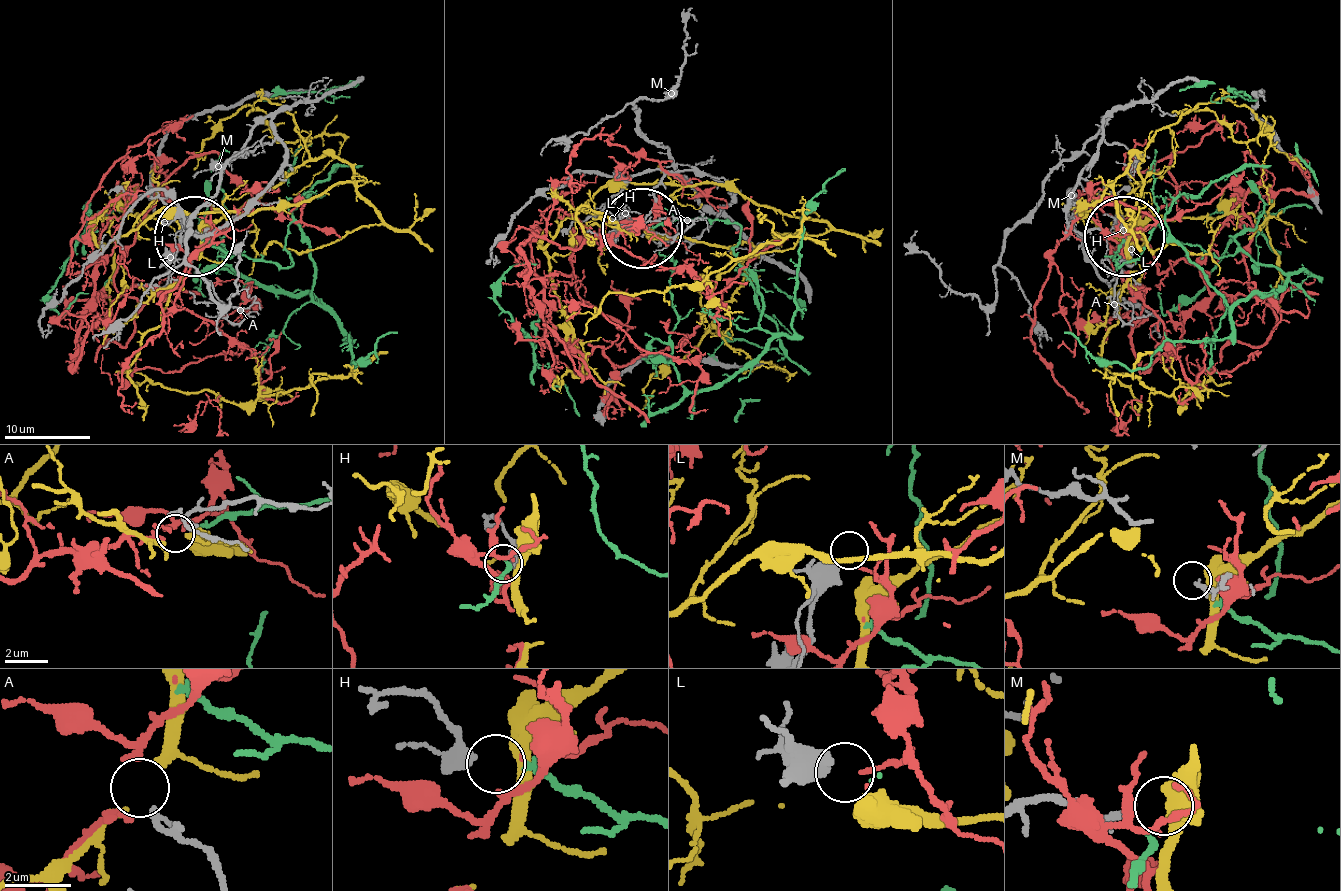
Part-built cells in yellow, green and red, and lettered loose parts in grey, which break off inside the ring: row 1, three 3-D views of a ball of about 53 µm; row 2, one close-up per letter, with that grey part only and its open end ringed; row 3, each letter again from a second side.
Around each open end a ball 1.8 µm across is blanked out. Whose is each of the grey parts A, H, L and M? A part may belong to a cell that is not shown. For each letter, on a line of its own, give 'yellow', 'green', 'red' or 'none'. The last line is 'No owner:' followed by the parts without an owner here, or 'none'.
A: yellow
H: green
L: none
M: none
No owner: L, M

